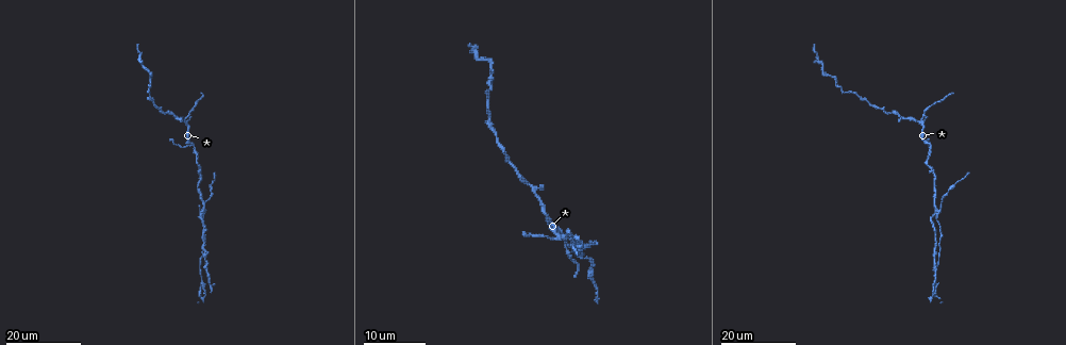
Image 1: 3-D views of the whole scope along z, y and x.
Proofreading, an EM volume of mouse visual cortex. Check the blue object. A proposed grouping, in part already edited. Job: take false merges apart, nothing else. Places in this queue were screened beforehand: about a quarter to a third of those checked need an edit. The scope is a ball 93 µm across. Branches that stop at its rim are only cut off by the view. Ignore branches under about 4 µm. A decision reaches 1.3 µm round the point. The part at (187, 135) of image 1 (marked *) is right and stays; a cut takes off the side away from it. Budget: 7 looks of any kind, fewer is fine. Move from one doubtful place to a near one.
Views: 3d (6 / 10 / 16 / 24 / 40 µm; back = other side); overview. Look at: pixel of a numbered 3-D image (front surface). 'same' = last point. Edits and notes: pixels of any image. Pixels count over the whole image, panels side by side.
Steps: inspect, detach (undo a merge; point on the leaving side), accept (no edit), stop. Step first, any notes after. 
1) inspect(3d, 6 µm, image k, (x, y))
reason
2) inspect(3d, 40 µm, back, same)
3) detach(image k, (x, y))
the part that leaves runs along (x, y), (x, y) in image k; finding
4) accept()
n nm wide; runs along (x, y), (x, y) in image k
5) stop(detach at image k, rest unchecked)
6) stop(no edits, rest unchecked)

inspect(3d, 24 µm, image 1, (559, 237))
small branch off a trunk

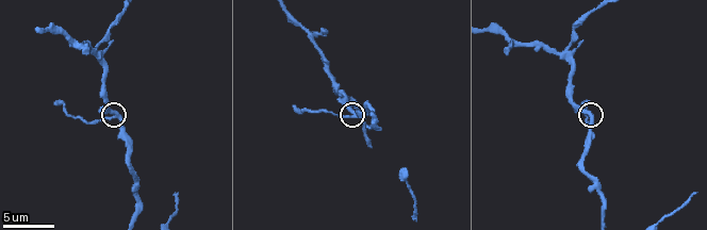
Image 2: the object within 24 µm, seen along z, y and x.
inspect(3d, 10 µm, image 2, (593, 118))
zoom in

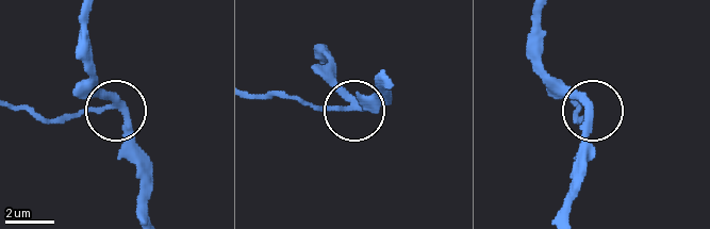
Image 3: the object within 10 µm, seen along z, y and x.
accept()
3 arms; all the same cell

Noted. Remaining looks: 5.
inspect(3d, 16 µm, image 1, (936, 214))
looks like a crossing

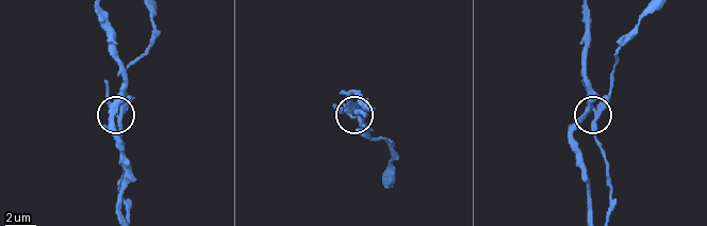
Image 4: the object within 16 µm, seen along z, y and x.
inspect(3d, 6 µm, image 4, (585, 115))

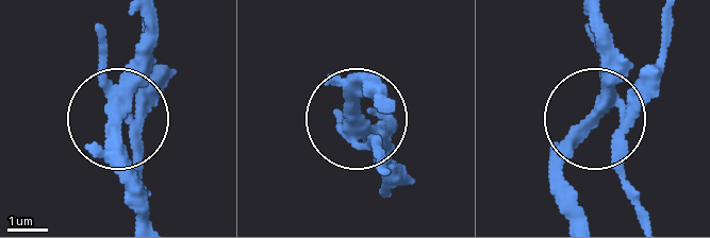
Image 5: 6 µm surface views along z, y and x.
detach(image 5, (155, 96))
side arm 24 µm; the part that leaves runs along (609, 97), (637, 215) in image 5; a second cell is stuck on

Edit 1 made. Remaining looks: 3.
inspect(3d, 16 µm, image 2, (561, 53))
two arms in line, one across

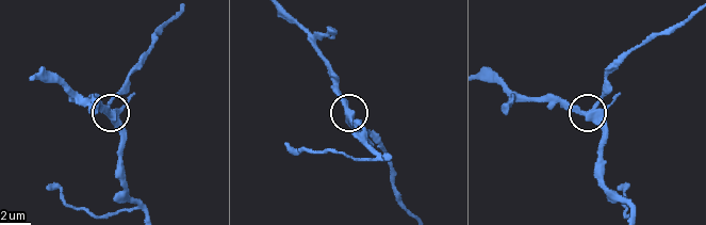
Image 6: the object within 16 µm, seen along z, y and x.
accept()
runs along (602, 166), (602, 133), (589, 114), (611, 89) in image 6; all the same cell

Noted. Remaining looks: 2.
stop(detach at image 5, rest unchecked)

